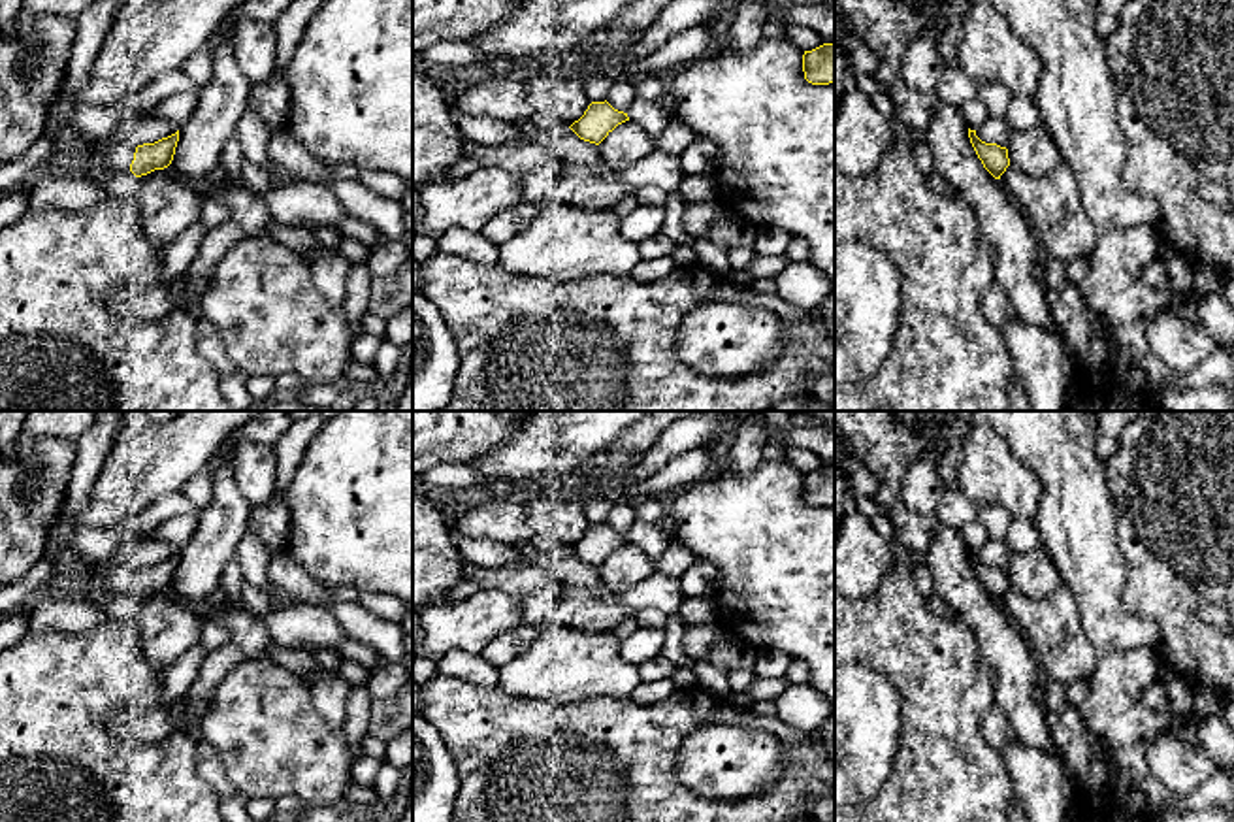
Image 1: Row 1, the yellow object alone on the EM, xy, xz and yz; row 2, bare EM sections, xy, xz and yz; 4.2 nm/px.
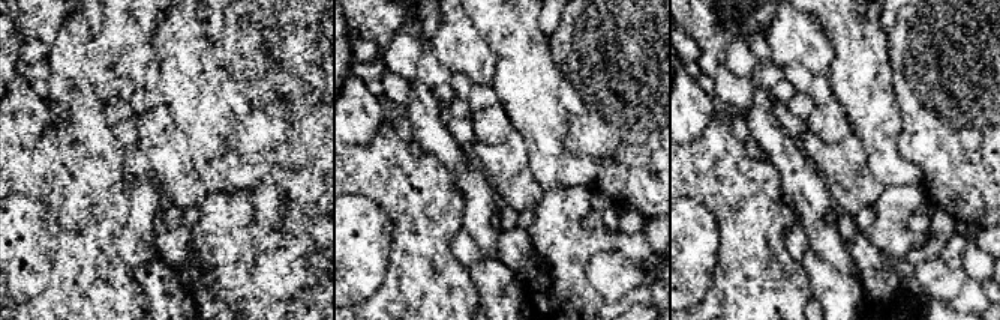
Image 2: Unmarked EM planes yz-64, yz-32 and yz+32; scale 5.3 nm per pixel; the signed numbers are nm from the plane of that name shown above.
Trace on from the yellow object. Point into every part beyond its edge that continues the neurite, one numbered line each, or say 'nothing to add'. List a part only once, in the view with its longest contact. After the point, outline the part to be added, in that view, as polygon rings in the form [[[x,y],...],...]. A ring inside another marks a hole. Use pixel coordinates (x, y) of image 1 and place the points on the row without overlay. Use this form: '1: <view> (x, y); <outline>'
1: xy (121, 577); [[[122,560],[119,566],[115,566],[109,571],[109,575],[104,581],[100,581],[94,571],[89,575],[55,575],[47,583],[43,592],[51,592],[58,596],[62,590],[73,590],[79,596],[102,584],[107,592],[130,594],[136,569],[138,567],[132,566],[128,560]]]

